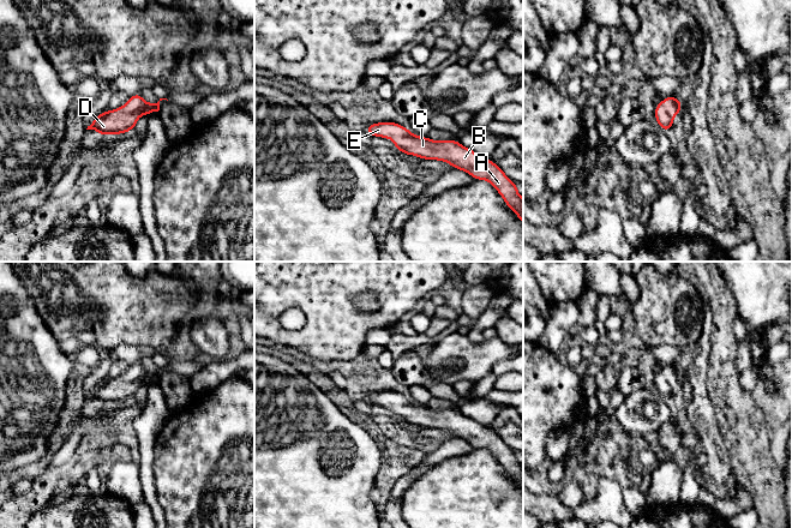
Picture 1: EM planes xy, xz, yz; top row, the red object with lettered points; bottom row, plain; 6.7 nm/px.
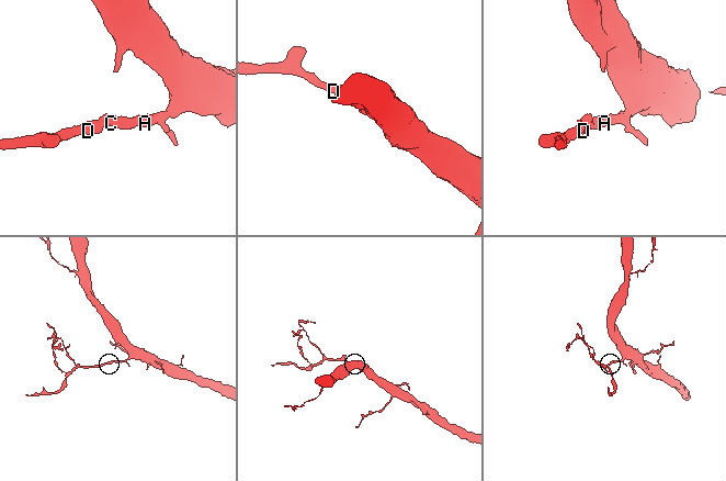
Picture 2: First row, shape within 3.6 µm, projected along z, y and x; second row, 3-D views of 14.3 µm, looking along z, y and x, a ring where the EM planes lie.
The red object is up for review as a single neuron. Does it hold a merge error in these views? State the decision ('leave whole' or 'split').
leave whole

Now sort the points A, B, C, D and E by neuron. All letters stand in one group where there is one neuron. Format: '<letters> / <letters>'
A B C D E

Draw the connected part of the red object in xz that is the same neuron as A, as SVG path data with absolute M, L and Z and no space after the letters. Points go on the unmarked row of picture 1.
M391 390L367 392L366 402L391 408L395 416L404 424L443 430L454 438L468 442L475 449L488 450L523 493L523 467L518 462L517 454L497 432L463 415L458 409L432 409L428 406L415 404L410 398Z

